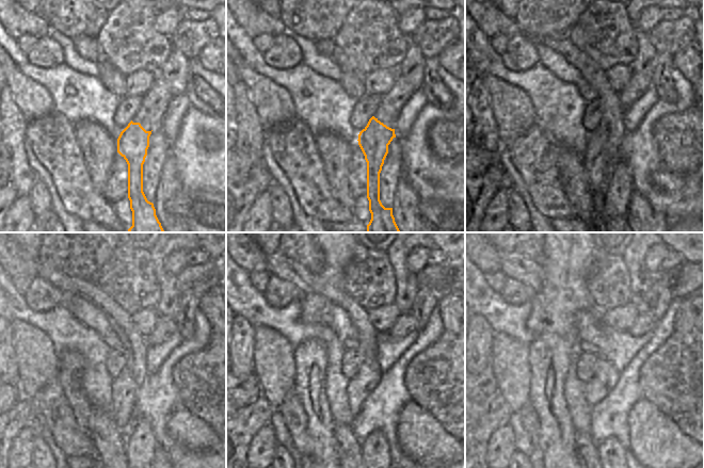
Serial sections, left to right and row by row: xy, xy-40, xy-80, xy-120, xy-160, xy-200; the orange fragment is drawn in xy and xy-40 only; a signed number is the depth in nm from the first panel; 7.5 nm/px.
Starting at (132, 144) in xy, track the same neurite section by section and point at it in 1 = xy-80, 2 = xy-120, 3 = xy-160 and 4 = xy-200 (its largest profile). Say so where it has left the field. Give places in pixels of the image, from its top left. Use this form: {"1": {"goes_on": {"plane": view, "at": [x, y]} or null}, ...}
{"1": {"goes_on": {"plane": "xy-80", "at": [612, 111]}}, "2": {"goes_on": {"plane": "xy-120", "at": [133, 345]}}, "3": {"goes_on": {"plane": "xy-160", "at": [277, 264]}}, "4": {"goes_on": {"plane": "xy-200", "at": [514, 264]}}}

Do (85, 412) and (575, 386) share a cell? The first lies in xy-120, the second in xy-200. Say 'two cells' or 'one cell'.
two cells

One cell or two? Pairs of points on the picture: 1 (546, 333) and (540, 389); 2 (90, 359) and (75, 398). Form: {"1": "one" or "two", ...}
{"1": "one", "2": "two"}

